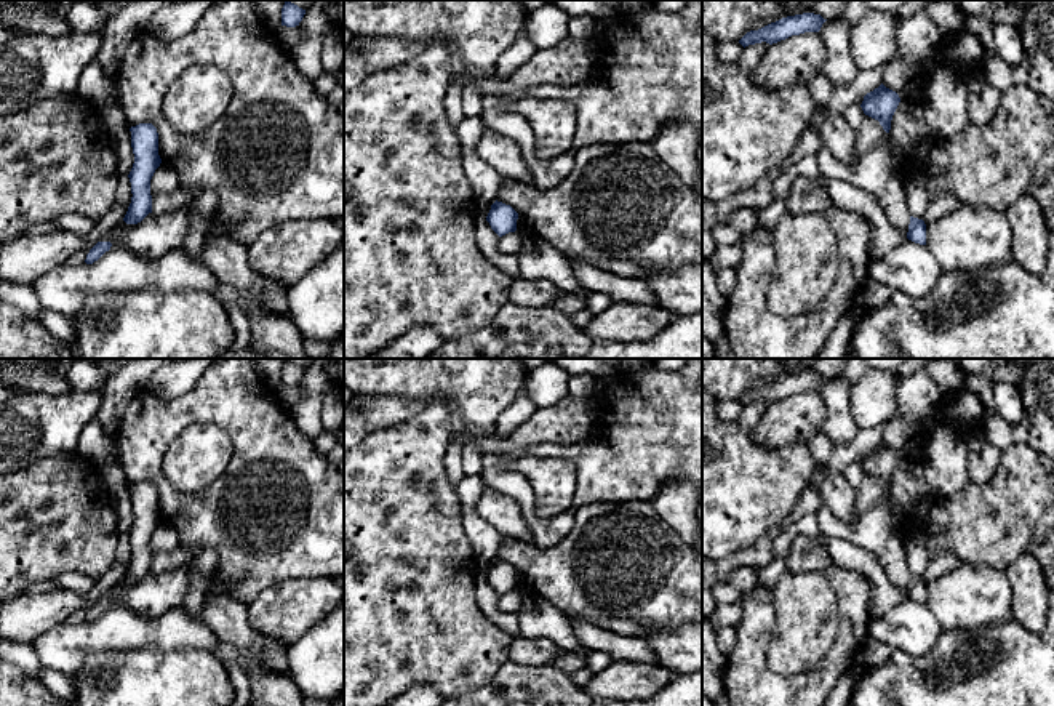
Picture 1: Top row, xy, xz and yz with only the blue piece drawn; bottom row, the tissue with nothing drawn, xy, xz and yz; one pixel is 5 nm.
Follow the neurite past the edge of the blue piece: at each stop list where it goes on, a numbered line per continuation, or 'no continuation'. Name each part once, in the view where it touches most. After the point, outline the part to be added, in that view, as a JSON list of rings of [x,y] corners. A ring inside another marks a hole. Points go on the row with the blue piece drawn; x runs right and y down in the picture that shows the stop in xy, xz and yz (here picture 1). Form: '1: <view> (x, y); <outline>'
no continuation

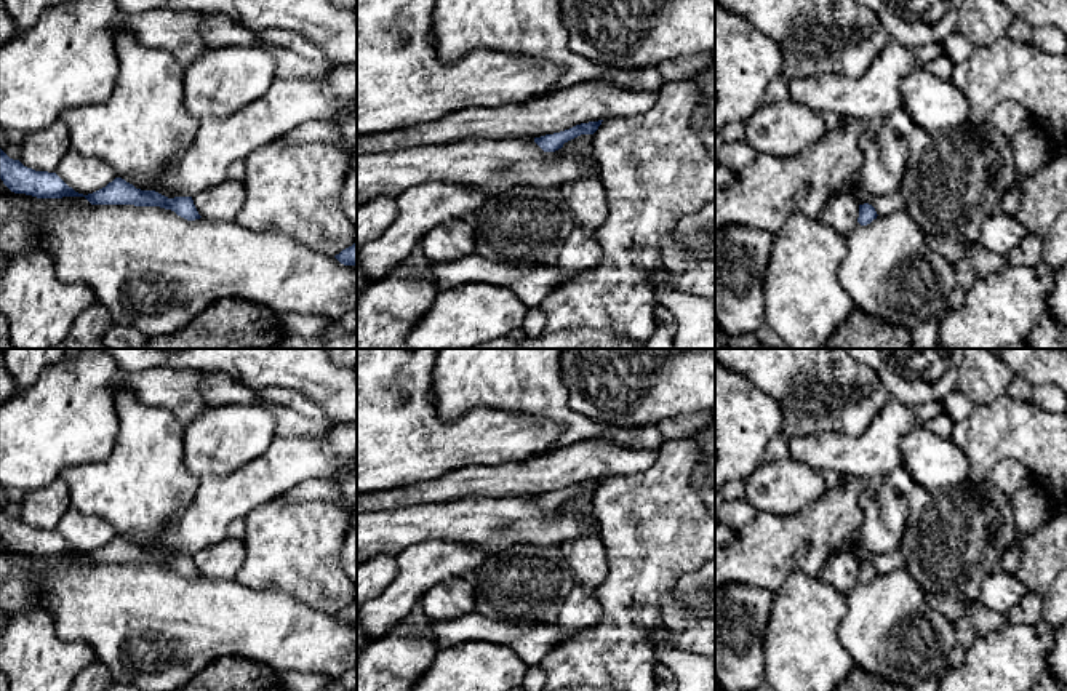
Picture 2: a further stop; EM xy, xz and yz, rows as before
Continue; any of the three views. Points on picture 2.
no continuation

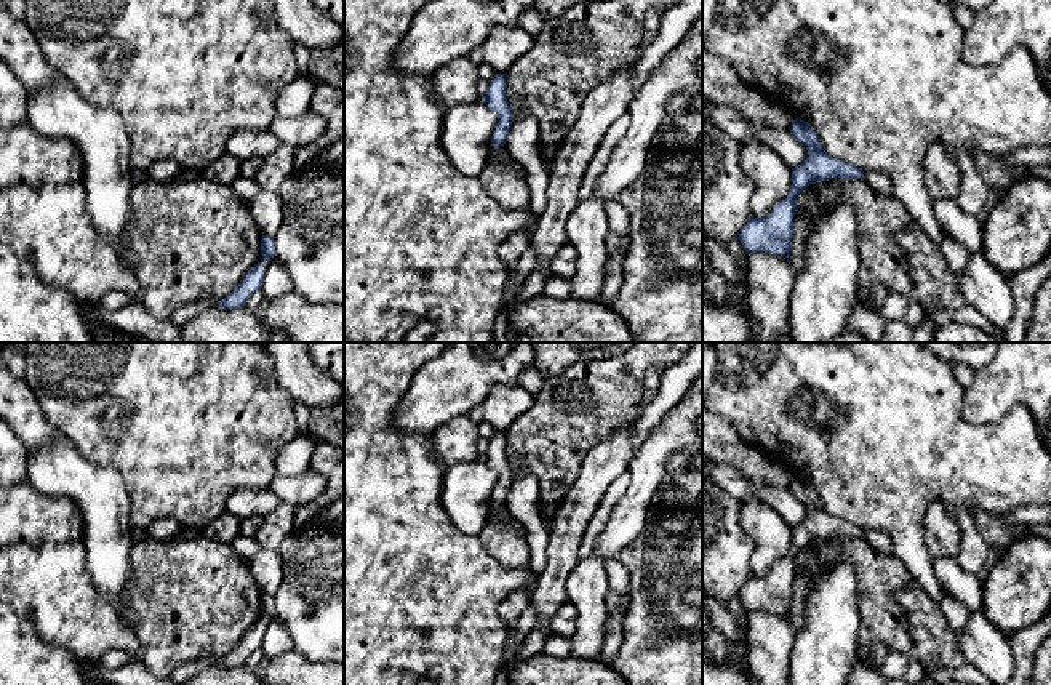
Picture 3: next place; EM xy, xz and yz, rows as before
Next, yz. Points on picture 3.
1: yz (877, 180); [[[864,171],[864,179],[878,194],[893,195],[893,182],[885,173],[881,173],[881,171]]]

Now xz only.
1: xz (499, 154); [[[504,146],[493,147],[493,158],[504,165],[512,165],[518,173],[523,173],[523,168],[507,154]]]

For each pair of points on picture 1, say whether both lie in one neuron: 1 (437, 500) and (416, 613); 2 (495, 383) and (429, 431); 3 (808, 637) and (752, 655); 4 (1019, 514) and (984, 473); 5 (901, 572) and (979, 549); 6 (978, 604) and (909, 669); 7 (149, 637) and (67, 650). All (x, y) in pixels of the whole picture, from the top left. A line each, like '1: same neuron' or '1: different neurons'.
1: same neuron
2: different neurons
3: different neurons
4: different neurons
5: different neurons
6: different neurons
7: same neuron

